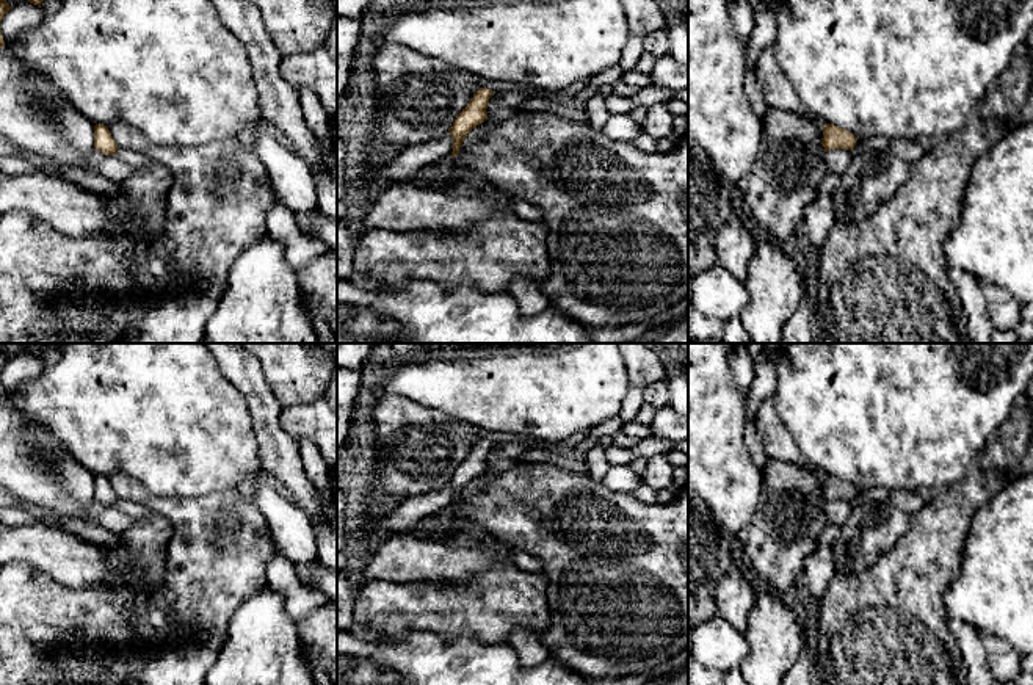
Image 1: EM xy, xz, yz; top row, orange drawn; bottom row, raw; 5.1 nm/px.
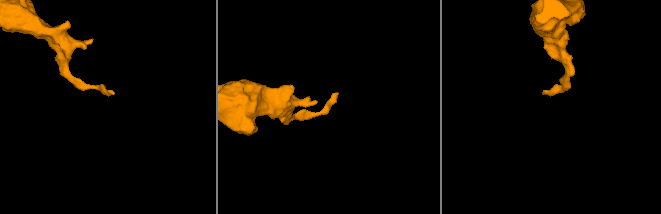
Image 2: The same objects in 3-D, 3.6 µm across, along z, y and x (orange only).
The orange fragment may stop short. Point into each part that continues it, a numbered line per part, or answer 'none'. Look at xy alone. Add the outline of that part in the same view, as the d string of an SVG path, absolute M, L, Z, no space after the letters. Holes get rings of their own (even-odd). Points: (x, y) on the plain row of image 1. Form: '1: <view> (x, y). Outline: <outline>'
none

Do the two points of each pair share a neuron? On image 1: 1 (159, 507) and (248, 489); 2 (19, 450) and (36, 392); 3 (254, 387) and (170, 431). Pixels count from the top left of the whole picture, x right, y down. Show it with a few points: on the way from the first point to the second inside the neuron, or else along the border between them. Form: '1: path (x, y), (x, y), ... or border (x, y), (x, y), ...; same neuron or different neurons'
1: border (237, 489), (253, 496); different neurons
2: border (16, 405), (28, 420), (46, 427), (60, 441); different neurons
3: border (218, 366), (218, 370), (242, 394), (254, 428); different neurons

